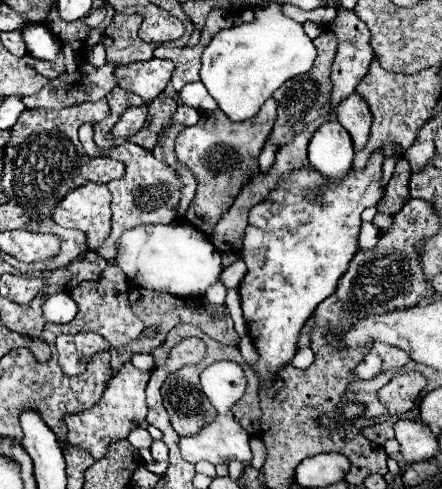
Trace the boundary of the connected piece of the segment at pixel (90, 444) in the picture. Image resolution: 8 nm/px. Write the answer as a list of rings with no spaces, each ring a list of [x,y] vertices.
[[[126,362],[122,370],[108,382],[104,396],[96,406],[92,406],[88,412],[82,414],[72,414],[66,416],[66,426],[68,426],[68,440],[70,444],[78,444],[86,448],[96,460],[106,454],[108,444],[116,440],[124,440],[132,428],[136,428],[148,414],[146,406],[146,384],[150,380],[148,372],[142,372],[132,366],[132,362]]]

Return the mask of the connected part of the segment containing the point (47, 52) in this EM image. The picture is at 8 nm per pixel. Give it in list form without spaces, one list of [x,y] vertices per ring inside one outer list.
[[[26,24],[22,28],[22,40],[26,42],[28,54],[40,60],[54,60],[54,56],[62,52],[60,40],[42,24]]]

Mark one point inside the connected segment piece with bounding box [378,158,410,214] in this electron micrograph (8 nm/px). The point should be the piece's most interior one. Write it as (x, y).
(396, 193)

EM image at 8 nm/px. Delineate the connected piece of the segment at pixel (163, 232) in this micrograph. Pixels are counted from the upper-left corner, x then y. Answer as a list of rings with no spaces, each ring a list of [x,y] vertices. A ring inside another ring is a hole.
[[[184,220],[166,226],[136,226],[134,230],[124,232],[118,242],[116,264],[126,272],[130,282],[180,298],[204,296],[212,284],[220,282],[222,274],[220,252],[214,248],[210,238]]]

